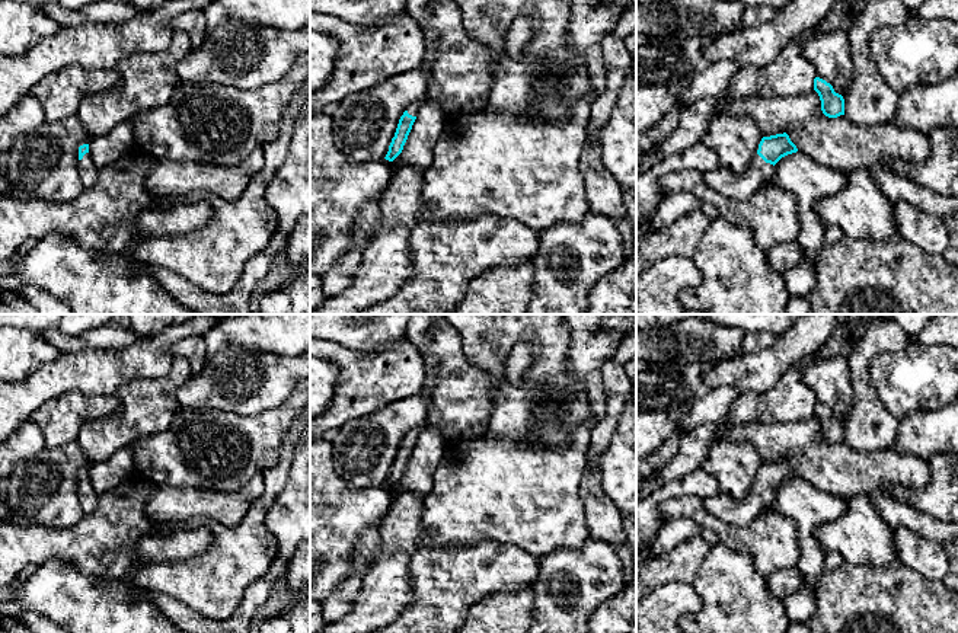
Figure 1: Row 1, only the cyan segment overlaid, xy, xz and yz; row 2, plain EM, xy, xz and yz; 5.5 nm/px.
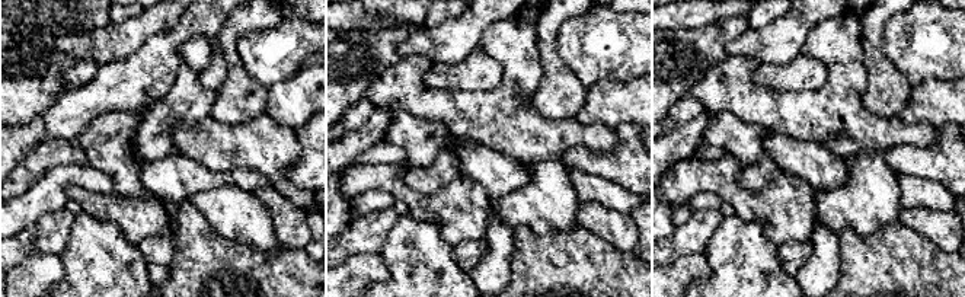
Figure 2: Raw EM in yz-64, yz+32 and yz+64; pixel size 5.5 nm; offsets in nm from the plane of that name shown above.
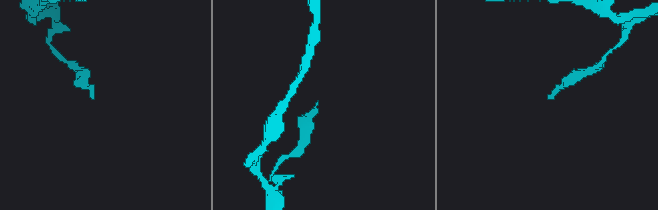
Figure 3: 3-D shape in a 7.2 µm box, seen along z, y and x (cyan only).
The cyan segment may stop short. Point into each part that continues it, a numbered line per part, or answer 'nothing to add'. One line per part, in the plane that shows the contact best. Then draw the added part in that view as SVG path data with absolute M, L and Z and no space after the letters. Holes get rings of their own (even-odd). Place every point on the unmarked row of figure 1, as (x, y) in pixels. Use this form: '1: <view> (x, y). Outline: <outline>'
1: yz (740, 512). Outline: M756 480L751 493L741 501L719 493L702 499L702 505L722 521L734 525L747 525L760 515L763 508L772 506L773 499L775 492Z

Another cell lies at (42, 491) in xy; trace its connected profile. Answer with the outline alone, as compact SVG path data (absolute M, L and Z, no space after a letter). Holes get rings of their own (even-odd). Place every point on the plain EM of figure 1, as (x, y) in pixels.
M77 441L16 461L1 485L9 522L22 528L76 525L83 518L79 473L90 466Z

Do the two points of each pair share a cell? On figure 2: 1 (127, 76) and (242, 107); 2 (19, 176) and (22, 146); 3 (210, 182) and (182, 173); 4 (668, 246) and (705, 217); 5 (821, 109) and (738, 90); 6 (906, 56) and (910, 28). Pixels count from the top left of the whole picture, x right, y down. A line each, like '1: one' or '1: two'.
1: two
2: two
3: one
4: one
5: one
6: one

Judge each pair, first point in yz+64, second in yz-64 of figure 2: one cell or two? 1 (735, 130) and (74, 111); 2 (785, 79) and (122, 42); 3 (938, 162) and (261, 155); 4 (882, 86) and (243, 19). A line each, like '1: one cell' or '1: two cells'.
1: two cells
2: two cells
3: two cells
4: one cell

